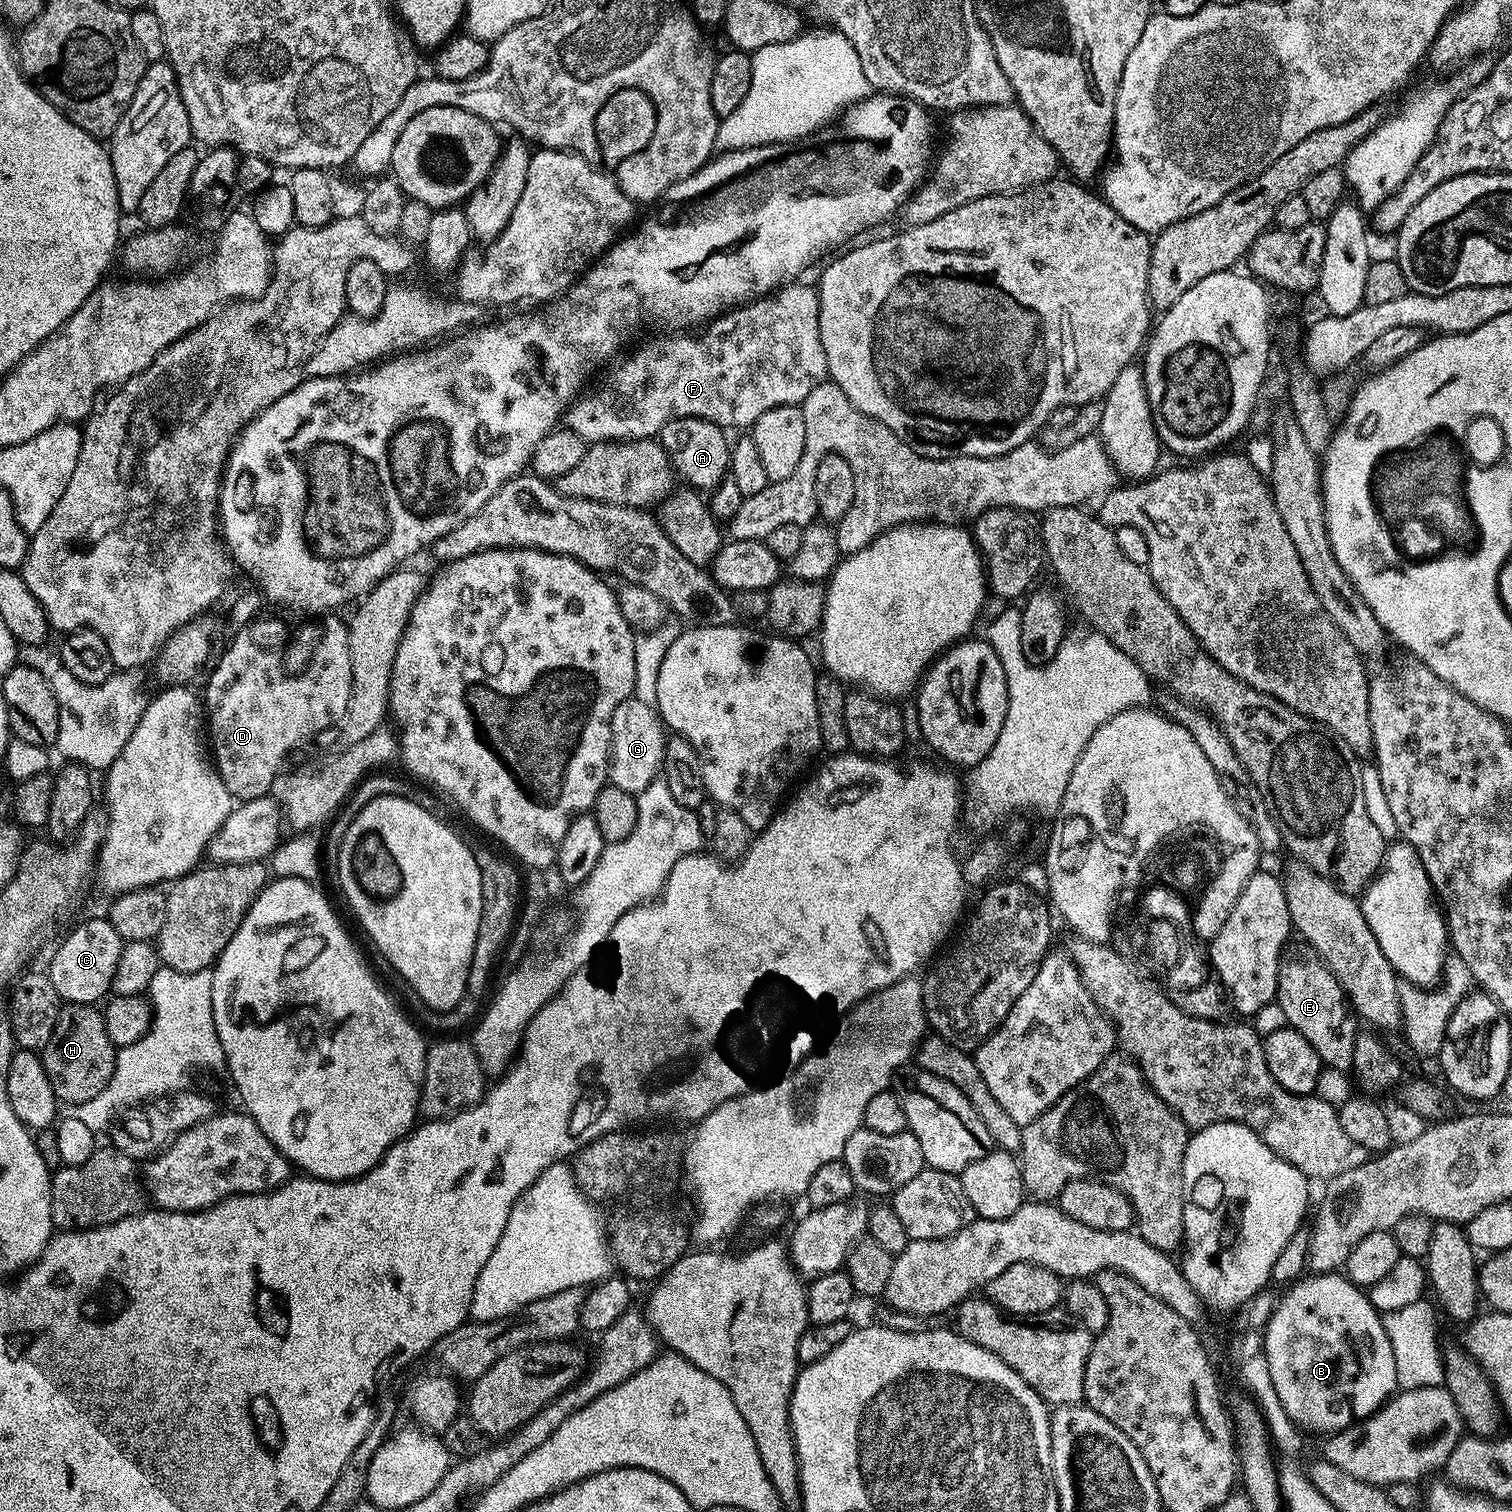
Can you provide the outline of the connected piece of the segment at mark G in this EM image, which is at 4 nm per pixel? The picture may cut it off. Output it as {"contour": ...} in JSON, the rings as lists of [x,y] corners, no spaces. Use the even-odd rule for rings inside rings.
{"contour":[[[635,698],[623,700],[614,710],[614,718],[610,722],[610,738],[612,750],[608,753],[608,780],[618,790],[638,794],[650,786],[662,772],[664,767],[664,742],[666,725],[653,705]]]}

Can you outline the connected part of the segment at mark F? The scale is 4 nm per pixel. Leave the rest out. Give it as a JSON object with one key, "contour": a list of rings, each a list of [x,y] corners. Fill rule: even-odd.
{"contour":[[[789,282],[767,298],[753,300],[715,317],[707,325],[708,332],[701,336],[677,335],[680,336],[677,340],[666,341],[649,360],[644,352],[626,357],[613,372],[601,378],[597,388],[589,387],[569,404],[566,427],[588,444],[604,444],[608,440],[655,437],[667,420],[679,416],[697,416],[725,430],[748,430],[766,410],[787,404],[803,405],[810,390],[828,376],[828,367],[818,326],[820,293],[813,285],[811,288],[800,283]]]}

